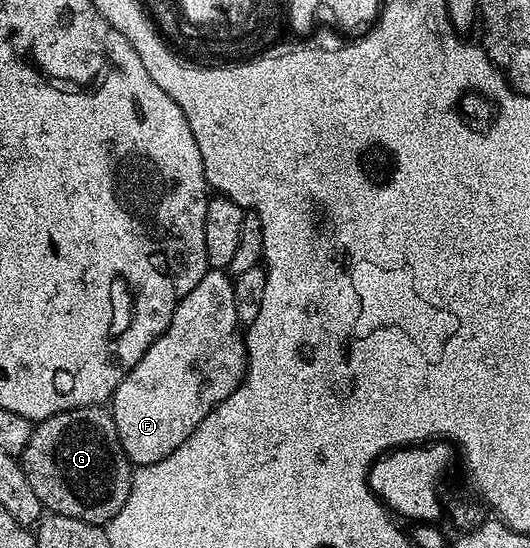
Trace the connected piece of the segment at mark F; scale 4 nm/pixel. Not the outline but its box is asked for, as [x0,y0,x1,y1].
[108,269,246,467]

